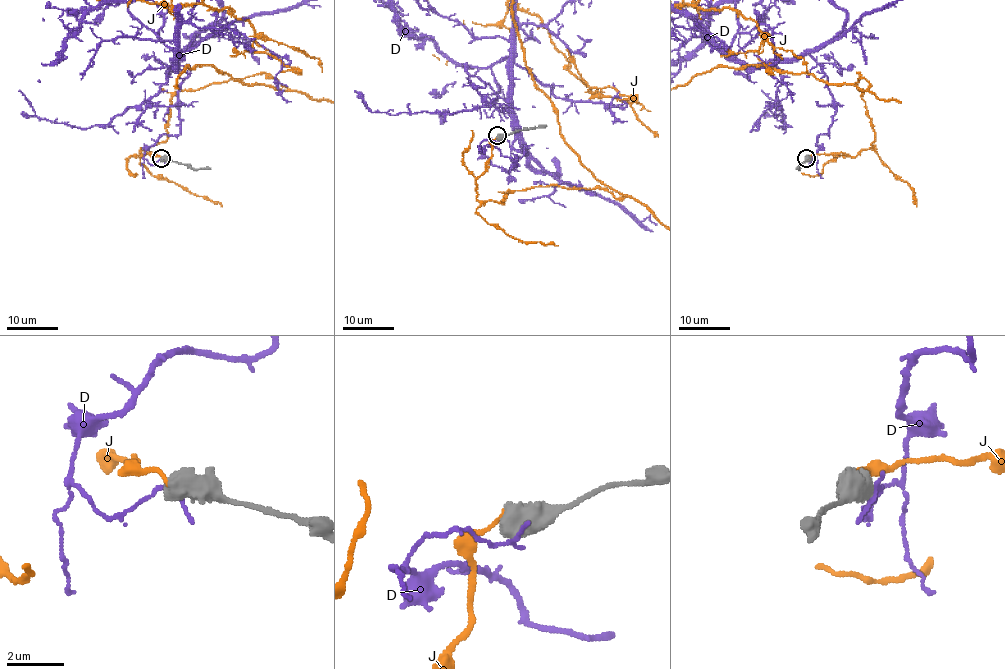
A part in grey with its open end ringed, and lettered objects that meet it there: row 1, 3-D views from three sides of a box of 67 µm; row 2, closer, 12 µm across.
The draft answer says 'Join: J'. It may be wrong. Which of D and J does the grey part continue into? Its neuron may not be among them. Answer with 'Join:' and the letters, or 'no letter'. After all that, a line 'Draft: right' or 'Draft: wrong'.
Join: J
Draft: right

